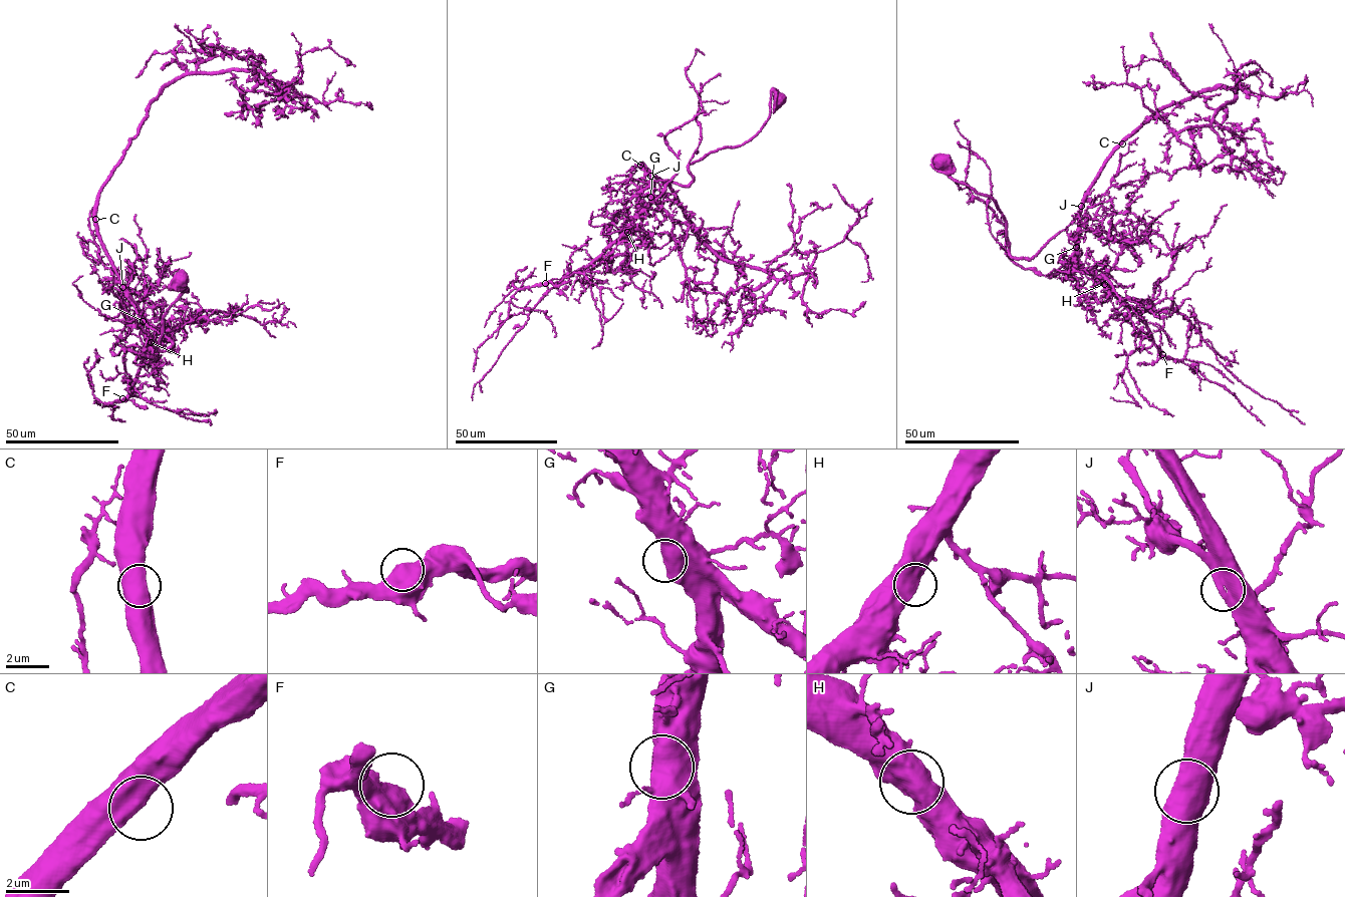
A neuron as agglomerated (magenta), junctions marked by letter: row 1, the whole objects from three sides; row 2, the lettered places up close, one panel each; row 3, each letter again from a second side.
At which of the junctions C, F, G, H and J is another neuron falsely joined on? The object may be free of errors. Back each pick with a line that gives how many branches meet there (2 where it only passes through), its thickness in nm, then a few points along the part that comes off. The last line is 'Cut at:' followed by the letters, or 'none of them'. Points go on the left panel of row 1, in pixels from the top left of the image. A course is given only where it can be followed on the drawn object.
Cut at: none of them

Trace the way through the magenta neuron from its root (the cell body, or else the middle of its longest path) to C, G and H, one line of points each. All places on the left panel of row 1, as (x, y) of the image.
C: (182, 283), (170, 288), (189, 290), (164, 316), (162, 350), (172, 341), (137, 313), (95, 219)
G: (182, 283), (170, 288), (189, 290), (164, 316), (159, 349), (173, 344), (147, 326), (125, 295), (143, 321)
H: (182, 283), (170, 288), (189, 290), (164, 316), (163, 351), (171, 340), (147, 326), (125, 295), (151, 342)

